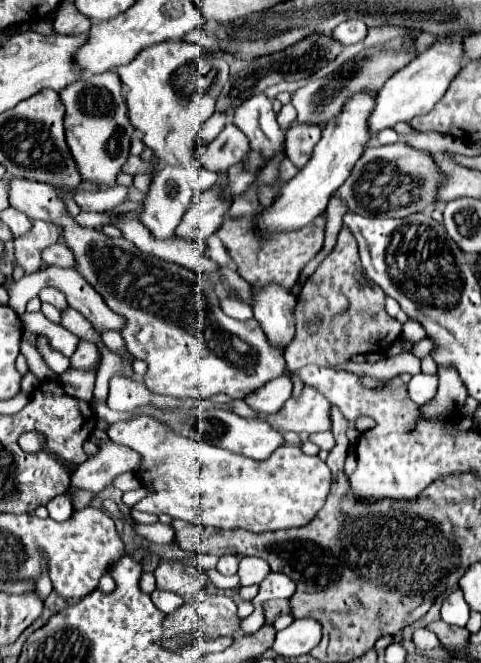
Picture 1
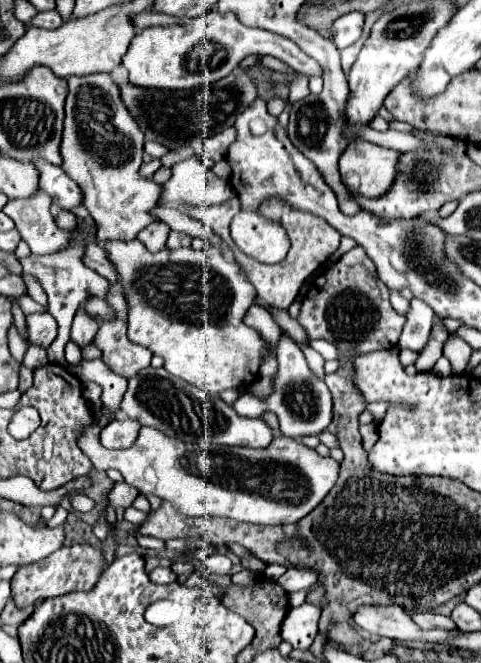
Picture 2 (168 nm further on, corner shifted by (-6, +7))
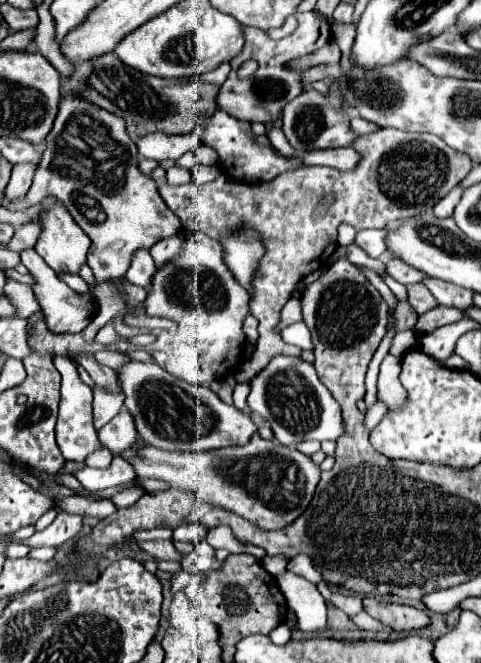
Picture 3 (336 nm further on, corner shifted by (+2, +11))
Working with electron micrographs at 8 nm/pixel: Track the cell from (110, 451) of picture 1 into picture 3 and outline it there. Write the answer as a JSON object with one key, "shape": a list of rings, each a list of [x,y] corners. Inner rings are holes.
{"shape":[[[122,410],[116,418],[112,418],[104,428],[100,428],[98,438],[110,450],[126,450],[136,440],[136,426],[130,412]]]}

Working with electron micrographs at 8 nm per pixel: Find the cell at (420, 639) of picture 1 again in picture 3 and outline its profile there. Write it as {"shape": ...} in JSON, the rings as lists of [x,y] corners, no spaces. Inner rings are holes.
{"shape":[[[320,582],[320,584],[318,584],[318,590],[322,592],[322,596],[324,596],[326,600],[330,600],[330,602],[332,602],[334,606],[338,606],[340,610],[344,610],[348,616],[360,614],[360,612],[364,610],[364,604],[362,604],[362,596],[360,596],[360,594],[332,592],[326,582]]]}

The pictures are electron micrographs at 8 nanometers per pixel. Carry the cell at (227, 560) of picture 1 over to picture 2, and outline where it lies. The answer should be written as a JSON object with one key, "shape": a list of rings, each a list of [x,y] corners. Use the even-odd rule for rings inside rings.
{"shape":[[[216,552],[204,562],[204,566],[212,576],[226,576],[226,574],[230,574],[232,560],[224,552]]]}

